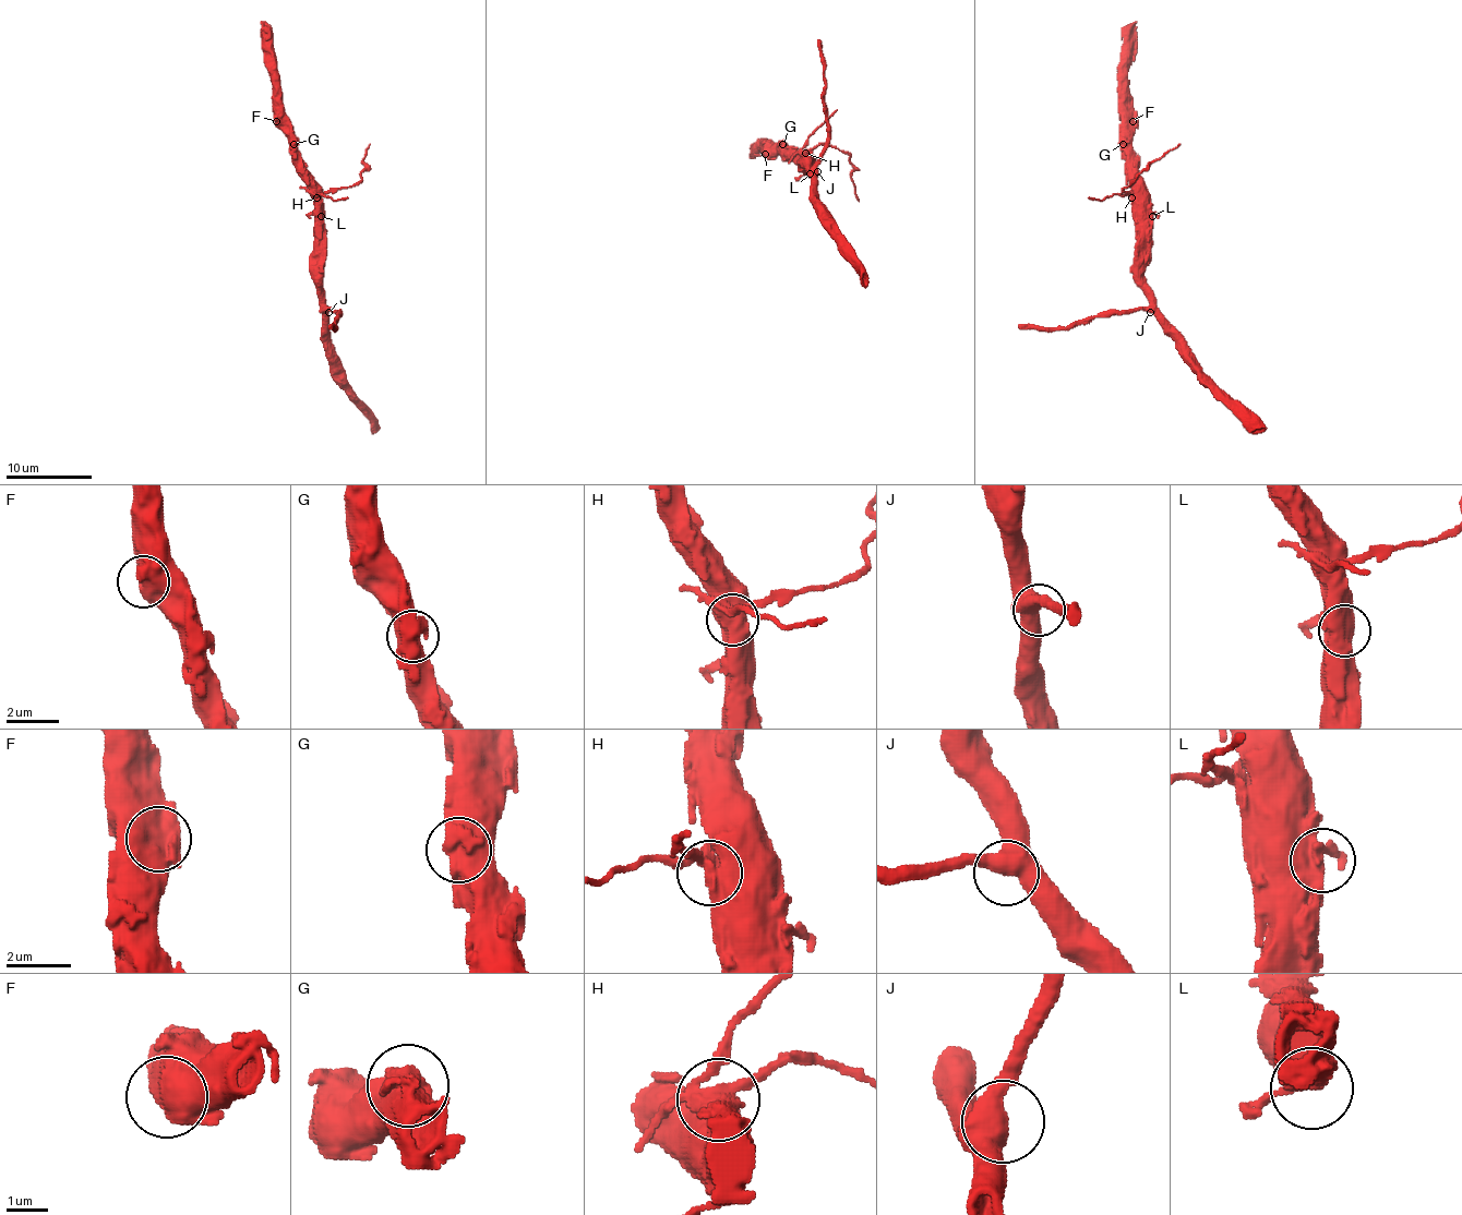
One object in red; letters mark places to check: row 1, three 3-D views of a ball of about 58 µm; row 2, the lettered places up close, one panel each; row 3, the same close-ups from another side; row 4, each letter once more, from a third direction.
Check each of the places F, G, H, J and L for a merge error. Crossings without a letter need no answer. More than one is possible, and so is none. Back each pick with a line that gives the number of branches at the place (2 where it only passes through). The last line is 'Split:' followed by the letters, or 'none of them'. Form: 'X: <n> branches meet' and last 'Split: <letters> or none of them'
H: 4 branches meet
Split: H

